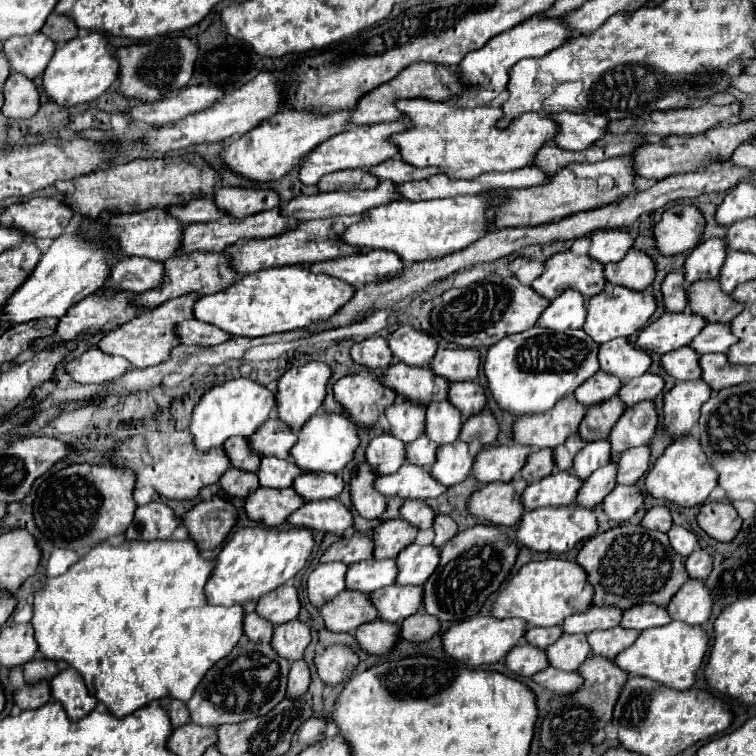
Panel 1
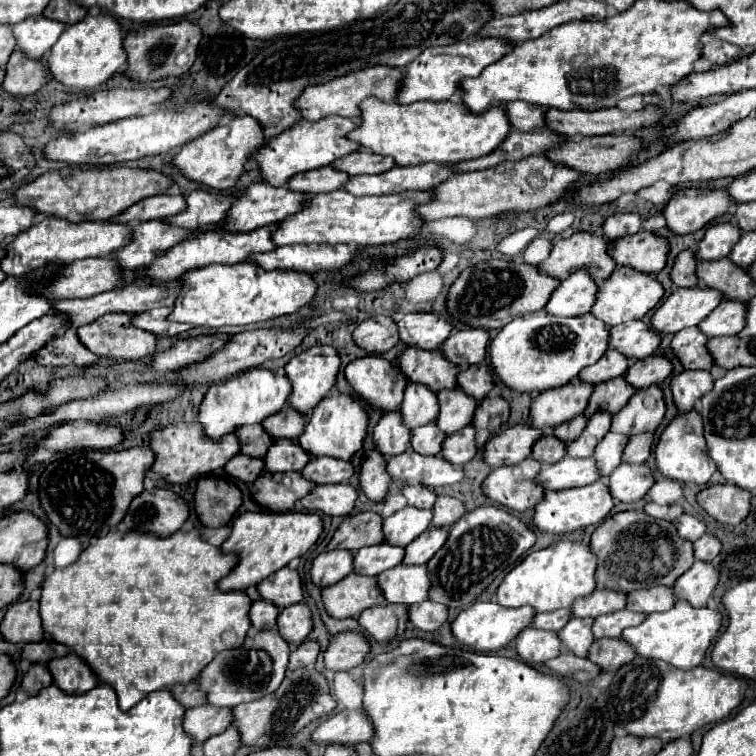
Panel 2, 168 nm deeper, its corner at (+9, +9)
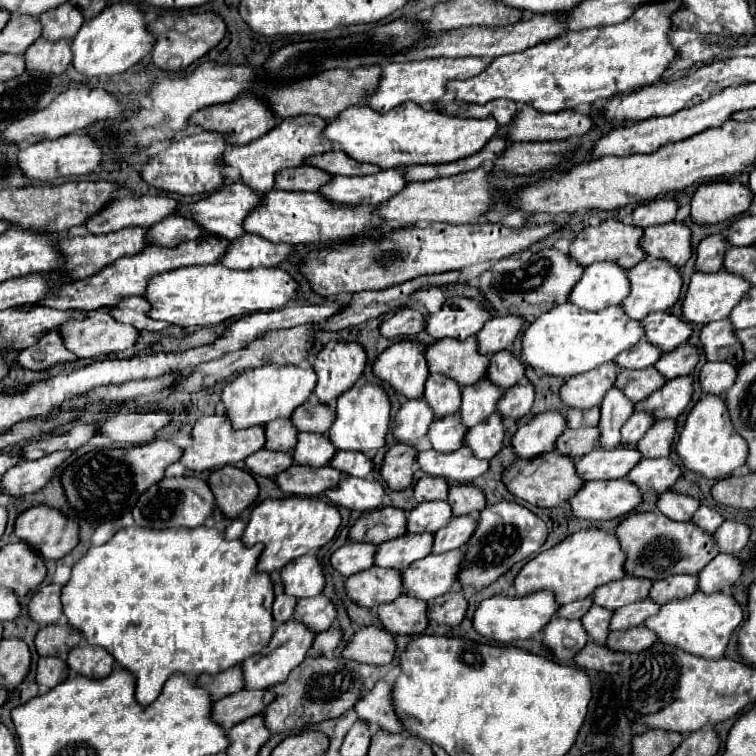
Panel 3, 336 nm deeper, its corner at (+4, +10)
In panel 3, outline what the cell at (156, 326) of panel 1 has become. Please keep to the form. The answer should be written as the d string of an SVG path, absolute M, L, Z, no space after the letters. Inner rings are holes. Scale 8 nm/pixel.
M89 311L83 321L69 321L61 329L63 341L77 357L101 357L131 349L139 331L115 321L107 311Z

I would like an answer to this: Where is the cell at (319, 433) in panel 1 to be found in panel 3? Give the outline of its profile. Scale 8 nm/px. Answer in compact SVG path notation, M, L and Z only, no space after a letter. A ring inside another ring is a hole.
M355 385L337 399L335 421L327 431L327 439L339 451L359 451L375 453L385 445L385 435L389 429L389 399L379 385Z

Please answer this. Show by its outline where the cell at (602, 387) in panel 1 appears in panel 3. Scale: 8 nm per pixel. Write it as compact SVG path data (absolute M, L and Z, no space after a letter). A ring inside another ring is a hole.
M641 339L639 343L635 343L633 349L619 353L615 365L621 369L645 369L651 367L659 357L661 357L659 349L655 349L655 345Z

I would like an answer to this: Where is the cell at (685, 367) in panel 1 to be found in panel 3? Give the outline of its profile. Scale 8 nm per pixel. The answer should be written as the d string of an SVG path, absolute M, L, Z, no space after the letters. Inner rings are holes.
M727 319L707 323L699 333L699 341L707 361L727 361L731 365L739 365L743 359L743 349L739 349L739 341L735 341Z

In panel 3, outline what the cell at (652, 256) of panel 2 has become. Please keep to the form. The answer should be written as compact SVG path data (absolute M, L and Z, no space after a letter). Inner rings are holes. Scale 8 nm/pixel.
M665 223L647 227L639 241L641 249L655 259L665 259L675 267L683 267L691 257L691 231L683 223Z

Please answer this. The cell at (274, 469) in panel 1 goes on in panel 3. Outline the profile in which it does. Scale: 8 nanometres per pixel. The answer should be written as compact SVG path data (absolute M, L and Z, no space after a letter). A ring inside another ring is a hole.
M299 433L297 445L291 451L291 457L297 465L309 467L323 467L333 457L331 445L327 445L327 435L319 433Z

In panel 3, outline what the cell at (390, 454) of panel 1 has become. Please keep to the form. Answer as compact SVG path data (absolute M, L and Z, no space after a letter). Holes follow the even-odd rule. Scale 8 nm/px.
M409 399L401 405L393 423L393 437L399 443L417 447L417 441L427 433L429 423L433 421L431 407L423 399Z

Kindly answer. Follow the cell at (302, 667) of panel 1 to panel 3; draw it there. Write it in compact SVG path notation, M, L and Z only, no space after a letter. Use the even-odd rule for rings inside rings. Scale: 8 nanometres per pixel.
M331 627L331 629L327 629L327 631L323 631L323 633L319 633L315 637L315 641L313 641L313 645L311 645L311 649L309 649L307 655L311 655L311 657L333 655L335 647L339 645L339 641L341 641L341 629Z

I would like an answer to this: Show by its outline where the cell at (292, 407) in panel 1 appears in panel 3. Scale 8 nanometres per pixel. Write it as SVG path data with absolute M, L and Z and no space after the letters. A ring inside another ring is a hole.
M329 341L313 361L313 369L317 373L313 395L321 403L329 405L333 399L353 387L353 383L361 377L365 363L367 355L361 345Z

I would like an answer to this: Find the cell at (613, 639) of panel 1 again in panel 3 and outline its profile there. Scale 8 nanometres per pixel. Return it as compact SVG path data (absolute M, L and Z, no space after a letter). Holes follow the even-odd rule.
M651 599L625 605L625 607L613 611L609 629L611 629L611 631L623 631L623 629L637 627L637 625L641 625L647 617L655 615L657 611L659 611L659 605L655 605Z

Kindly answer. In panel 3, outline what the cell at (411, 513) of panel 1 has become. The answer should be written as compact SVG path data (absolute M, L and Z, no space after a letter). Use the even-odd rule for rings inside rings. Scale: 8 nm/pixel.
M421 477L413 487L413 493L415 493L415 499L423 503L423 501L447 499L447 489L449 485L441 477Z

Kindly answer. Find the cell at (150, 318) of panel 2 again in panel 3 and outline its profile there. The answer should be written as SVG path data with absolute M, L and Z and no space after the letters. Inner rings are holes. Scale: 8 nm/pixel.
M127 297L123 299L113 311L111 315L119 321L119 323L129 323L139 331L163 331L169 325L163 321L155 321L149 317L149 301L145 301L145 297Z

